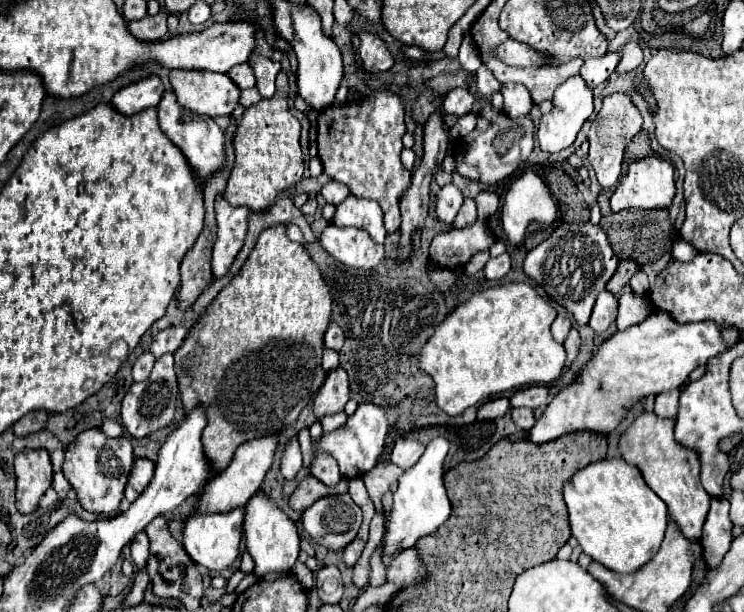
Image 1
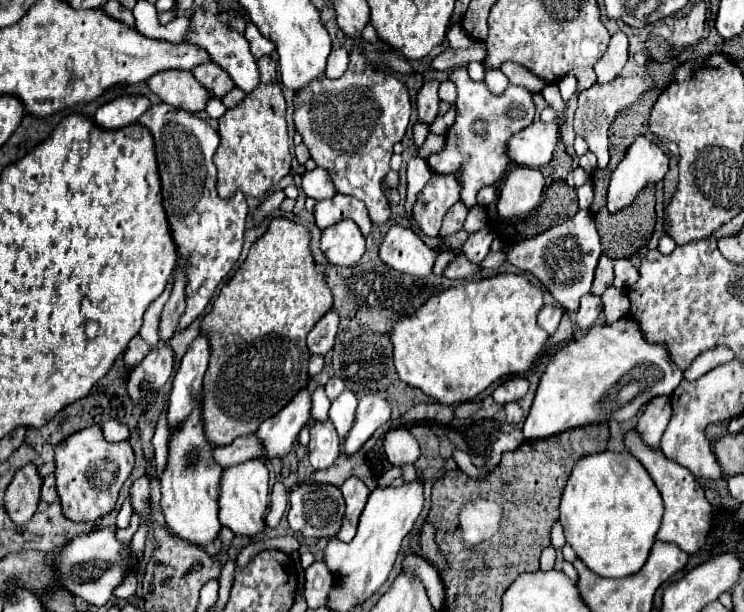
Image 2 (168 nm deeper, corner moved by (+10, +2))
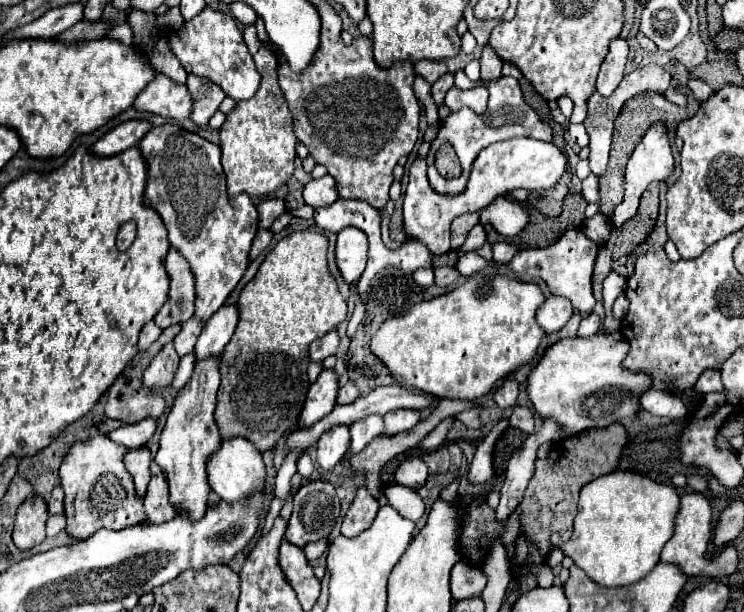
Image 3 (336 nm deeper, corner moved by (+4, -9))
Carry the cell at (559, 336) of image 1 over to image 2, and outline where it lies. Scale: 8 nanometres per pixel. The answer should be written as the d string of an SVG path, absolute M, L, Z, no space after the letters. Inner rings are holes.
M546 305L546 307L538 313L538 325L540 325L548 335L552 335L552 333L558 329L560 317L562 317L562 307Z

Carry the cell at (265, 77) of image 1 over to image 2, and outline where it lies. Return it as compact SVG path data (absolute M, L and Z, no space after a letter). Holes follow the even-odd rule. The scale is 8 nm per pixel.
M196 9L196 13L192 15L192 31L186 35L186 41L204 47L208 51L208 55L212 57L212 61L218 63L224 71L228 71L232 81L236 83L236 87L240 87L244 93L252 93L256 89L256 85L260 83L258 65L252 57L250 43L246 41L246 37L240 35L238 31L218 23L212 13L206 13L204 9Z

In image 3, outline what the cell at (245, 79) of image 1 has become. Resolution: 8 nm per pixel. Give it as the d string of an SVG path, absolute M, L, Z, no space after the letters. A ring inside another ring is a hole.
M188 76L186 86L188 86L188 92L194 102L190 120L196 126L206 126L226 94L216 84L210 84L208 80L202 80L198 76Z

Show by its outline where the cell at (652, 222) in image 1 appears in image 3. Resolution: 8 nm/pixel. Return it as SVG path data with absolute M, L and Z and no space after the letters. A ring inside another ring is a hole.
M652 182L648 190L642 194L638 214L634 220L626 222L620 230L612 230L610 240L604 244L612 252L612 266L620 276L628 276L626 272L626 256L642 244L654 228L658 216L658 182Z

